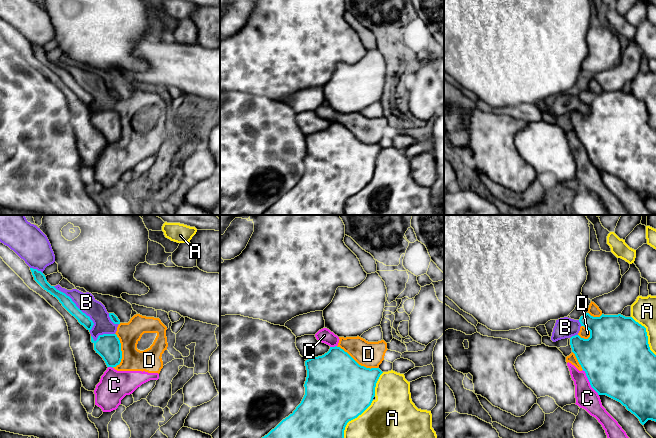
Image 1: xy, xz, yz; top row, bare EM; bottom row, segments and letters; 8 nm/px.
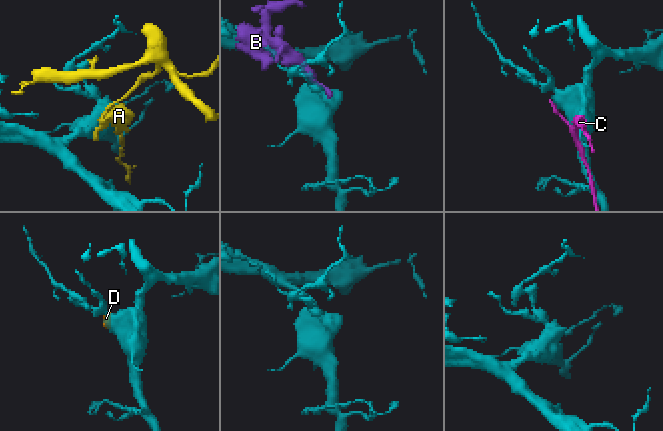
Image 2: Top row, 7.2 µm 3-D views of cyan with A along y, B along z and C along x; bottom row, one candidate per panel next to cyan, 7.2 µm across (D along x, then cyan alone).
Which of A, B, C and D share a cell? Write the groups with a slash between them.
A / B C D

